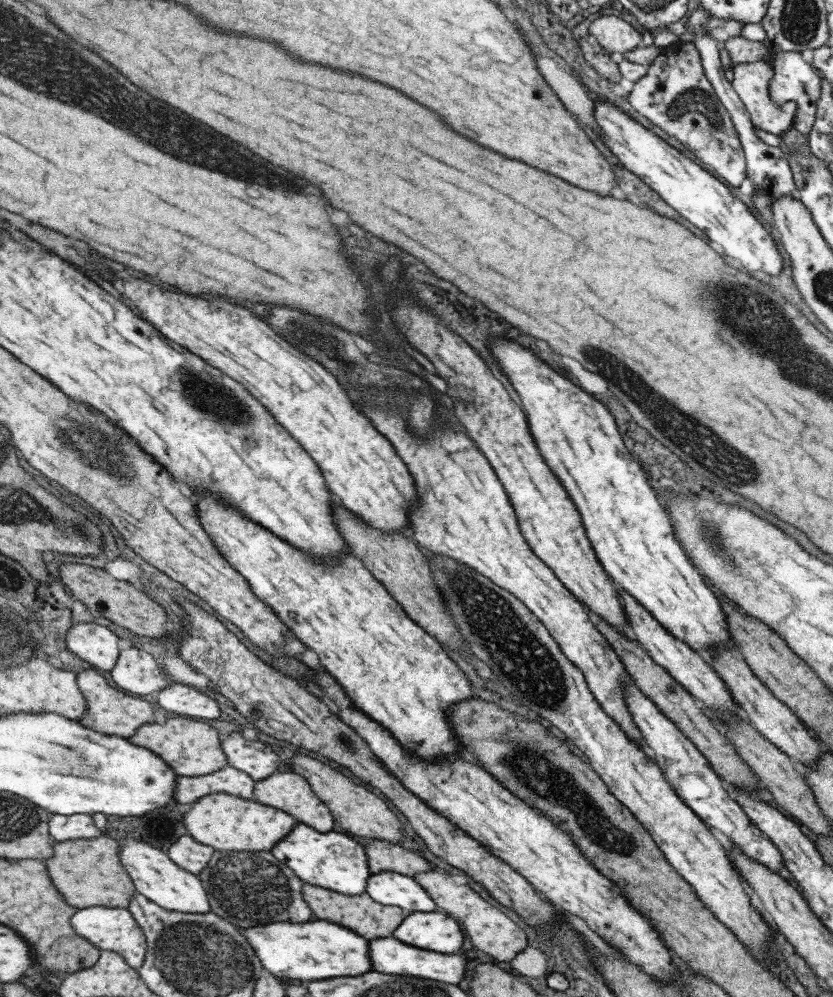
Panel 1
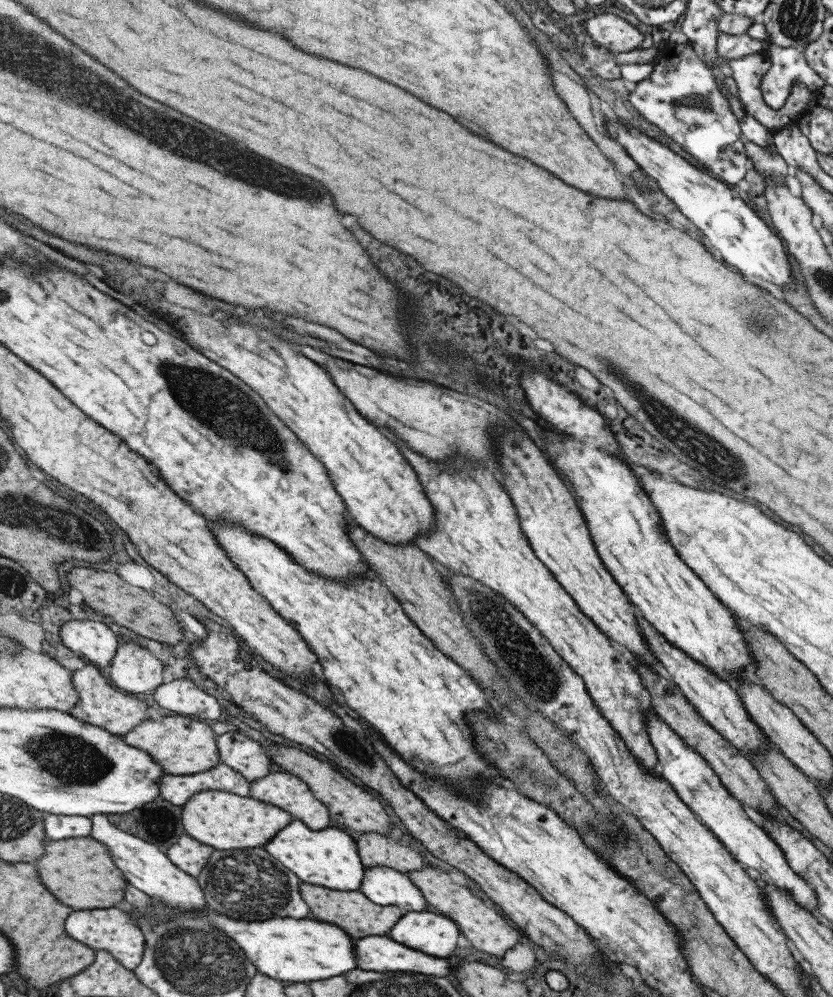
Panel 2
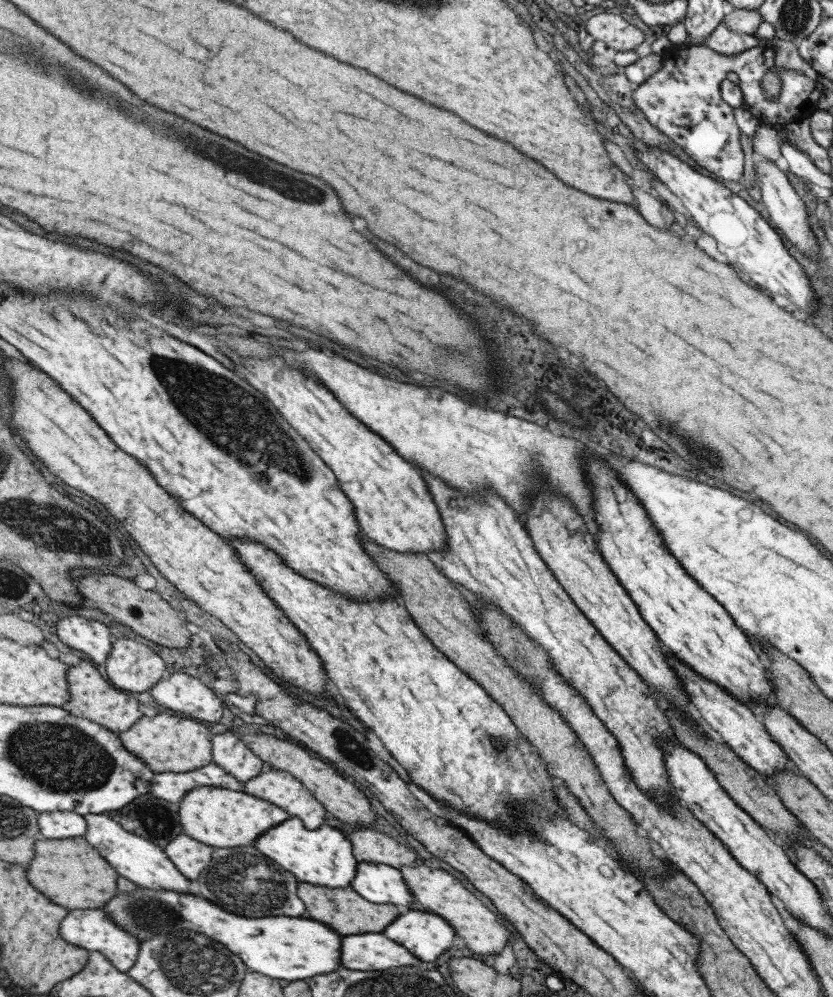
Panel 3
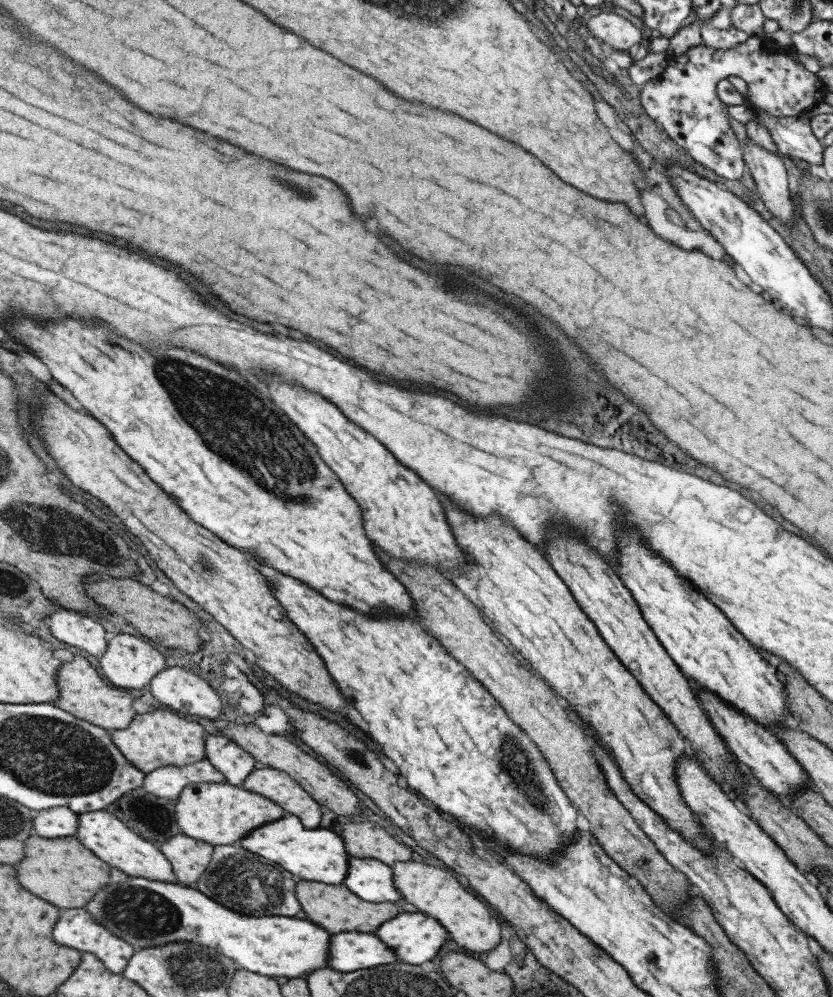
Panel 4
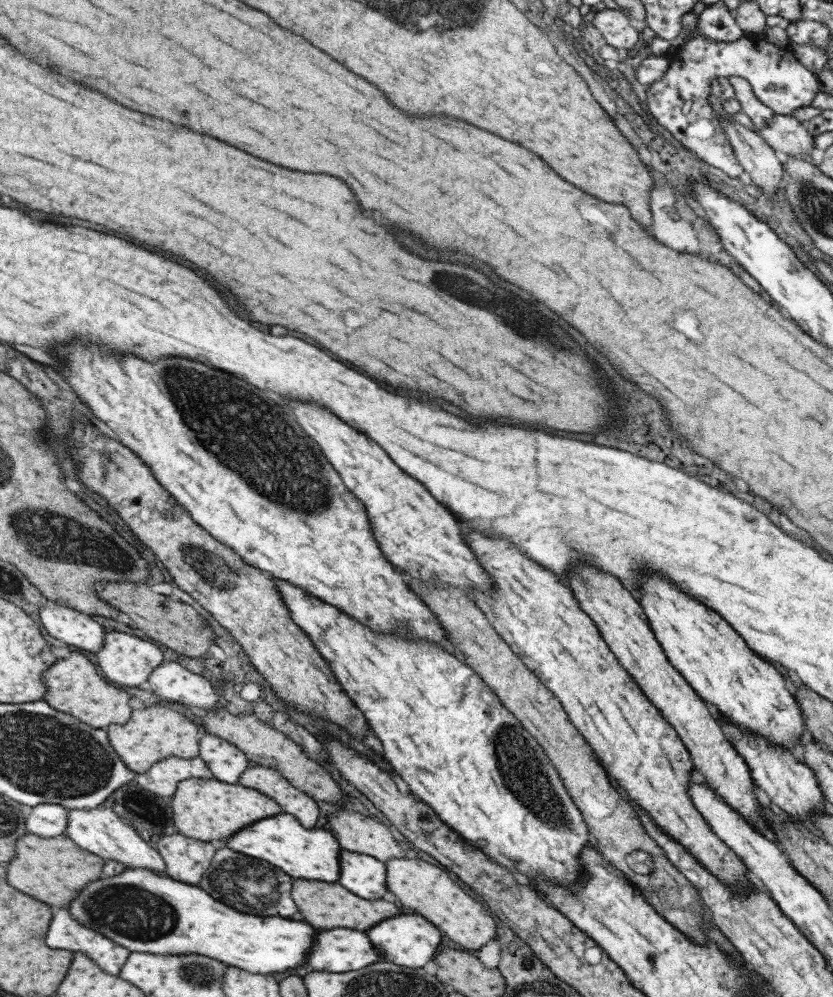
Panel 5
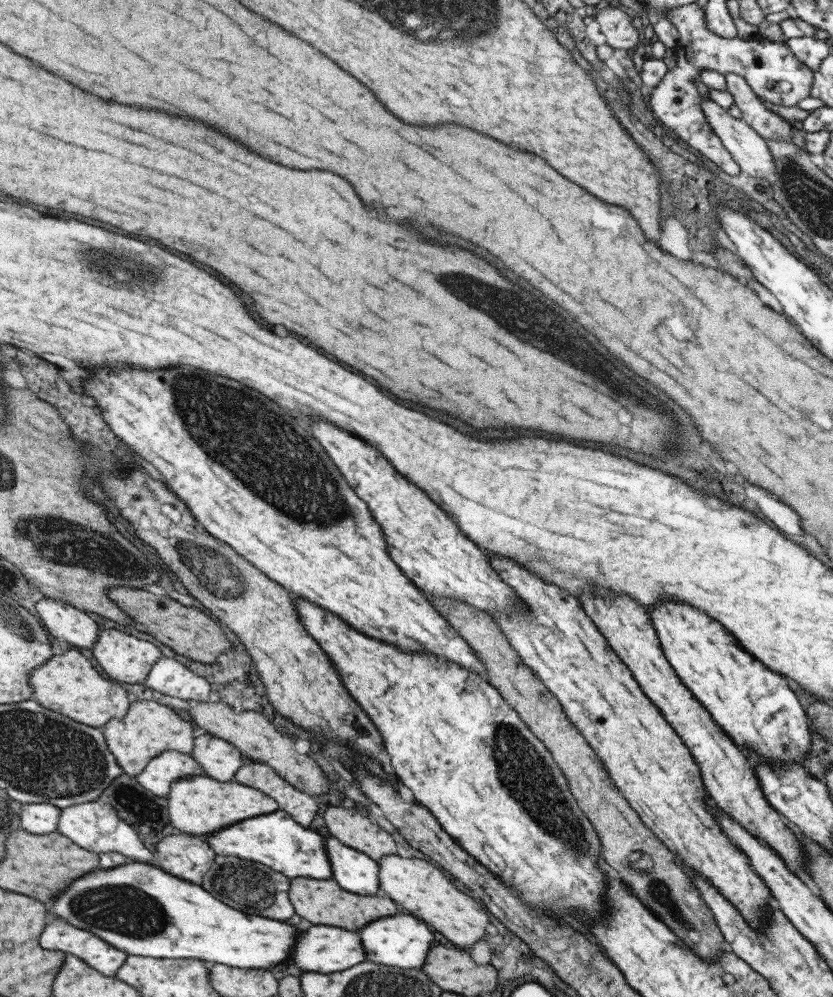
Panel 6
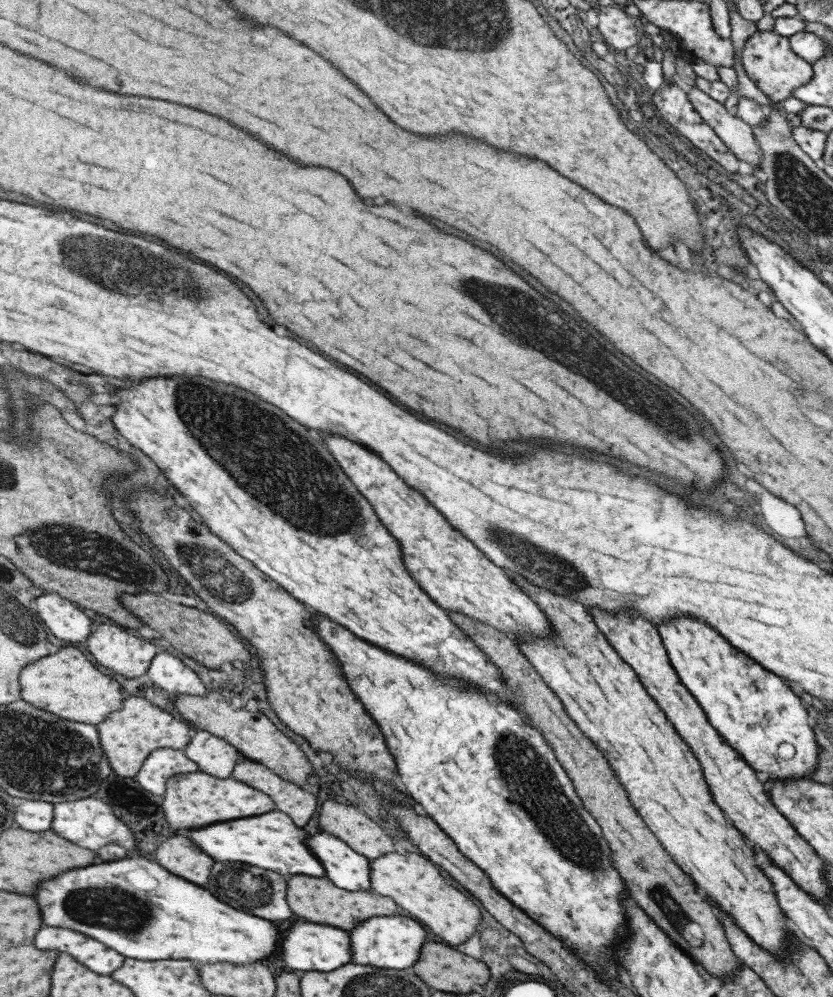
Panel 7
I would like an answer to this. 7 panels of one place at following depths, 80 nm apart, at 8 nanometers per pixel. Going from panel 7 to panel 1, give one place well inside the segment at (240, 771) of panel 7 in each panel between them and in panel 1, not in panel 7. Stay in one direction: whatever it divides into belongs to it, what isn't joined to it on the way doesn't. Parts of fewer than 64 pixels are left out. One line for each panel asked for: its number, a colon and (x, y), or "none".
1: (291, 793)
2: (285, 791)
3: (279, 788)
4: (274, 785)
5: (268, 781)
6: (301, 806)

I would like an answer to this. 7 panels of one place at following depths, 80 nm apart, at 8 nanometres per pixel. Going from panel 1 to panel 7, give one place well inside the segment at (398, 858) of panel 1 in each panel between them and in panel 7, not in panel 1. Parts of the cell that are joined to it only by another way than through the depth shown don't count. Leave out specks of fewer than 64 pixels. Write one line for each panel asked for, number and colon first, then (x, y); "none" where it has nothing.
2: (374, 849)
3: (367, 845)
4: (366, 839)
5: (355, 830)
6: (348, 826)
7: (351, 825)

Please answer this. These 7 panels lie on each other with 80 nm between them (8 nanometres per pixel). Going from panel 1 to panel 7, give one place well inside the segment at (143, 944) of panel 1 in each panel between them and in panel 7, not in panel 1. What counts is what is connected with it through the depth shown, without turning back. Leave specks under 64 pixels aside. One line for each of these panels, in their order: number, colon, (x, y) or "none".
2: (106, 929)
3: (92, 929)
4: (79, 929)
5: (67, 932)
6: (62, 936)
7: (92, 953)

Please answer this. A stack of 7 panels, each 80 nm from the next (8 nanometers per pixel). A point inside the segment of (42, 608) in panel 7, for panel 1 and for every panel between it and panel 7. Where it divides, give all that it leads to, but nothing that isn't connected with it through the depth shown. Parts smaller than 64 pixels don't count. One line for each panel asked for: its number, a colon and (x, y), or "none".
1: (92, 644)
2: (95, 643)
3: (86, 635)
4: (71, 627)
5: (73, 627)
6: (64, 621)

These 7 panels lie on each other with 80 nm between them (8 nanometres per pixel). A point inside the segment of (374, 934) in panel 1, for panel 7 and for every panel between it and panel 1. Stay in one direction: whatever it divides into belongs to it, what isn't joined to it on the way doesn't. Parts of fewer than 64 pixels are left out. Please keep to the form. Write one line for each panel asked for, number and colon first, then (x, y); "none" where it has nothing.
2: (353, 913)
3: (341, 909)
4: (334, 908)
5: (322, 905)
6: (318, 901)
7: (316, 899)

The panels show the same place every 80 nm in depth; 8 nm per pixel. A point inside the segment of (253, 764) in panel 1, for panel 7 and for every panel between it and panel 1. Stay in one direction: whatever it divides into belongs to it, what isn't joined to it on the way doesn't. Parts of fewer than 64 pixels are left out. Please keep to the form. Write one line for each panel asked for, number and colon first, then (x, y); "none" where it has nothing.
2: (235, 750)
3: (228, 752)
4: (230, 760)
5: (226, 762)
6: (219, 760)
7: (212, 755)

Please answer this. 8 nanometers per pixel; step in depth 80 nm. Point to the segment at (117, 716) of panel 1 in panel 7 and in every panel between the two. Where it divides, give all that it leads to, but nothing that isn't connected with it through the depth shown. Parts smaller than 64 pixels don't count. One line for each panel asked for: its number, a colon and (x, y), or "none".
2: (115, 711)
3: (92, 698)
4: (83, 693)
5: (75, 687)
6: (68, 683)
7: (66, 683)

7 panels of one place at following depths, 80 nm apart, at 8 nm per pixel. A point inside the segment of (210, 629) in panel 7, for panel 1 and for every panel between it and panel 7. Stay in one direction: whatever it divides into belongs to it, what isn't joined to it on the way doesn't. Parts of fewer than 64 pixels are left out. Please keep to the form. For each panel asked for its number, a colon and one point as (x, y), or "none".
1: (119, 602)
2: (147, 615)
3: (145, 613)
4: (168, 623)
5: (174, 624)
6: (187, 631)

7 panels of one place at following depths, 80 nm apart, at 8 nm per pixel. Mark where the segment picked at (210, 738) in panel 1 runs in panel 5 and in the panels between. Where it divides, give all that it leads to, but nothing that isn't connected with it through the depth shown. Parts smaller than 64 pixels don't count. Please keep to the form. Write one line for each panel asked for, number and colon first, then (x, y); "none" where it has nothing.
2: (182, 745)
3: (167, 743)
4: (159, 738)
5: (158, 731)

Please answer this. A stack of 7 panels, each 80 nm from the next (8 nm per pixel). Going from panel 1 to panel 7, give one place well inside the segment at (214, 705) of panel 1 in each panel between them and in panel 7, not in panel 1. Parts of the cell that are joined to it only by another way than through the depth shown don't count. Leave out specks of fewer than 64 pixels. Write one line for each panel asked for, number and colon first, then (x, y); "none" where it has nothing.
2: (185, 697)
3: (180, 692)
4: (174, 688)
5: (170, 682)
6: (167, 676)
7: (166, 671)

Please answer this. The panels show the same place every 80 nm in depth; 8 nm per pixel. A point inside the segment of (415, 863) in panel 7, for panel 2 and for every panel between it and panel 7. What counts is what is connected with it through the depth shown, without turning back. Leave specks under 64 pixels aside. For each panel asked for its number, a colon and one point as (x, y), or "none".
2: (488, 932)
3: (436, 890)
4: (435, 892)
5: (427, 890)
6: (413, 883)

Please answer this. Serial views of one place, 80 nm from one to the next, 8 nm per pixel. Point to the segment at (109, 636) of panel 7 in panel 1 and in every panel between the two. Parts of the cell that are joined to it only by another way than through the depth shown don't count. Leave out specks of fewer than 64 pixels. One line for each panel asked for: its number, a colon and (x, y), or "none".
1: (137, 672)
2: (133, 670)
3: (132, 667)
4: (128, 663)
5: (125, 660)
6: (125, 659)

